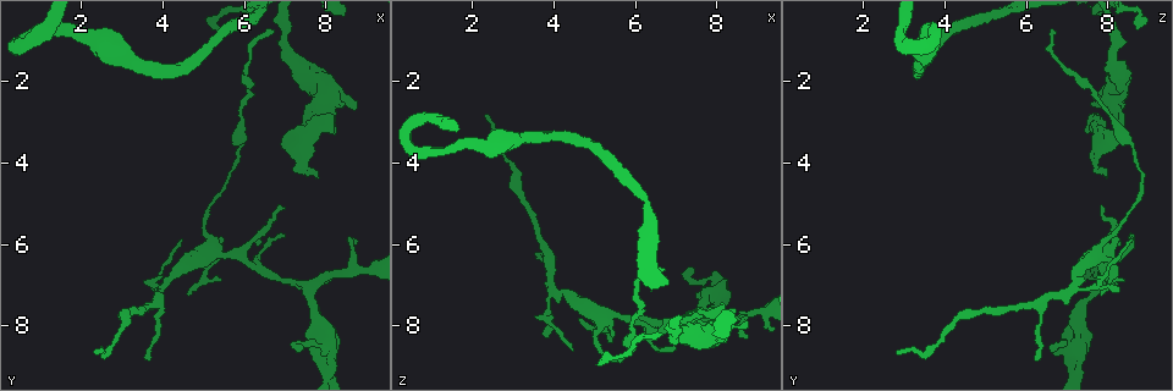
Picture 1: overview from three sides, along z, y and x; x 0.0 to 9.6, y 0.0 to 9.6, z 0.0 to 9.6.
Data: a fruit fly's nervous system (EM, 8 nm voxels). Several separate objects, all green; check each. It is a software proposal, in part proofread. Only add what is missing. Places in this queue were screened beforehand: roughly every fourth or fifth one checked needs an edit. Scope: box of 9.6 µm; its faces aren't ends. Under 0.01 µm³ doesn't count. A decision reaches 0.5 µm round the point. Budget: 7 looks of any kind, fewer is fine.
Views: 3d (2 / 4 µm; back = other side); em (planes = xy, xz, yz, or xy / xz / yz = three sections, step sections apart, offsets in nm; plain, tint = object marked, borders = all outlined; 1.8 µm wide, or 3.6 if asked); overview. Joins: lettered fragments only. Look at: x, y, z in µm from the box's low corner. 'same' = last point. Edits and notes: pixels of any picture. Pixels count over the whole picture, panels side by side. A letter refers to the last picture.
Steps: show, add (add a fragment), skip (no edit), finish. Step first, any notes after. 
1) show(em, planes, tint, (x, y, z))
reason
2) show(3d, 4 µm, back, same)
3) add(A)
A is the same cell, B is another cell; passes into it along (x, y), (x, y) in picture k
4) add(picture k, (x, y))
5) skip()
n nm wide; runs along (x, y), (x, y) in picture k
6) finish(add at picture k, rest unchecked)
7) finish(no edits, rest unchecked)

show(3d, 2 µm, (3.75, 7.20, 8.20))

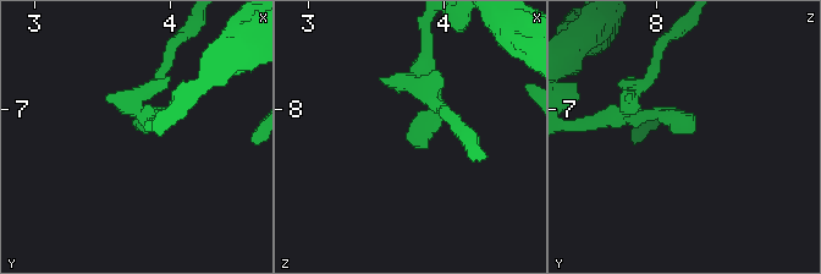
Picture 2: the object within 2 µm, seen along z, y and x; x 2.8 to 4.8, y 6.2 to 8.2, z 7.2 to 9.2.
show(em, planes, borders, (3.72, 7.12, 8.24))

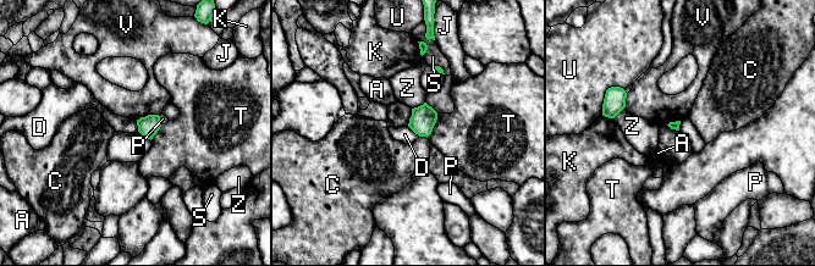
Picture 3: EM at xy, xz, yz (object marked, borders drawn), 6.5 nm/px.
skip()
A, C, D, J, K, P, S, T, U, V and Z are other cells; none of them fits

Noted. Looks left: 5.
show(3d, 4 µm, (8.60, 6.70, 7.75))
branch point

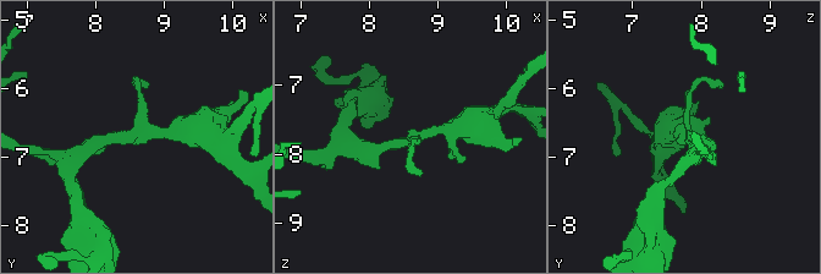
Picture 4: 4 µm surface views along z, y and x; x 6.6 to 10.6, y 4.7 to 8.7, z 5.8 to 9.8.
show(em, yz, step 8, borders, (8.55, 6.70, 7.75))

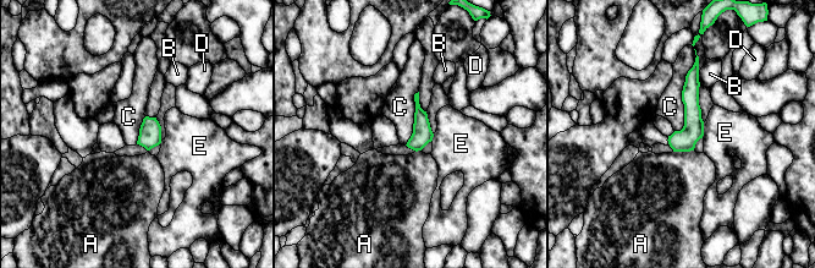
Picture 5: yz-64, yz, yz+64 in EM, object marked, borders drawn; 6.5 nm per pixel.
show(em, planes, borders, same)
another direction

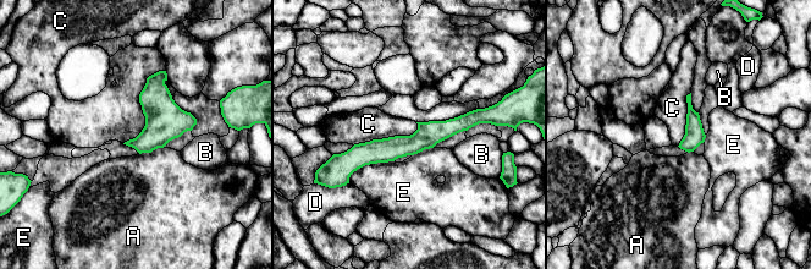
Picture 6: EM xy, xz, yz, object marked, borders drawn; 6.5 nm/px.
skip()
A, B, C, D and E are other cells; border along (165, 70), (123, 143) in picture 6; no lettered fragment goes on from it

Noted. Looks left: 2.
finish(no edits, rest unchecked)

